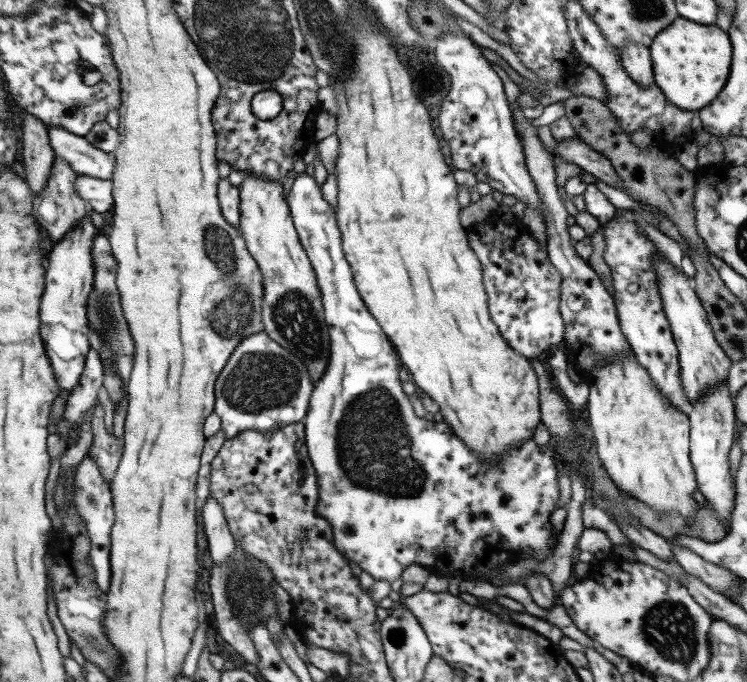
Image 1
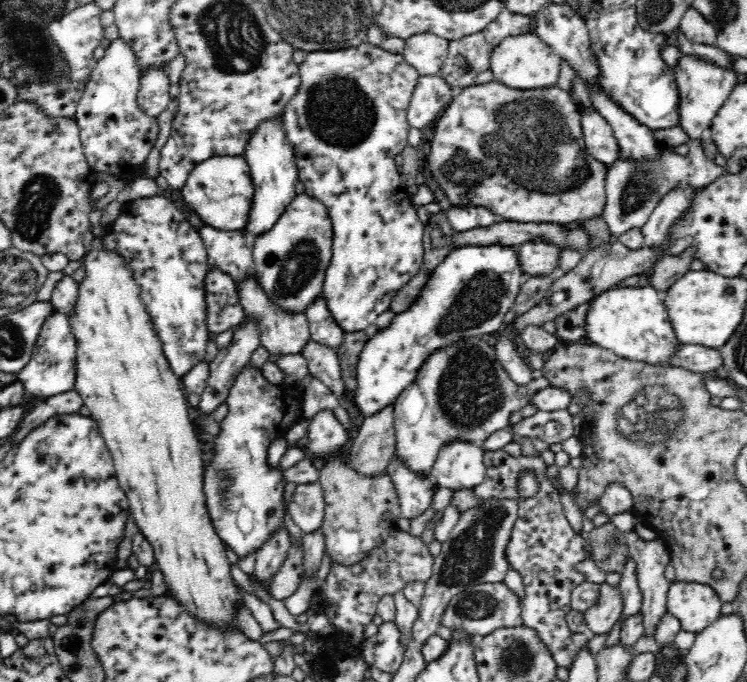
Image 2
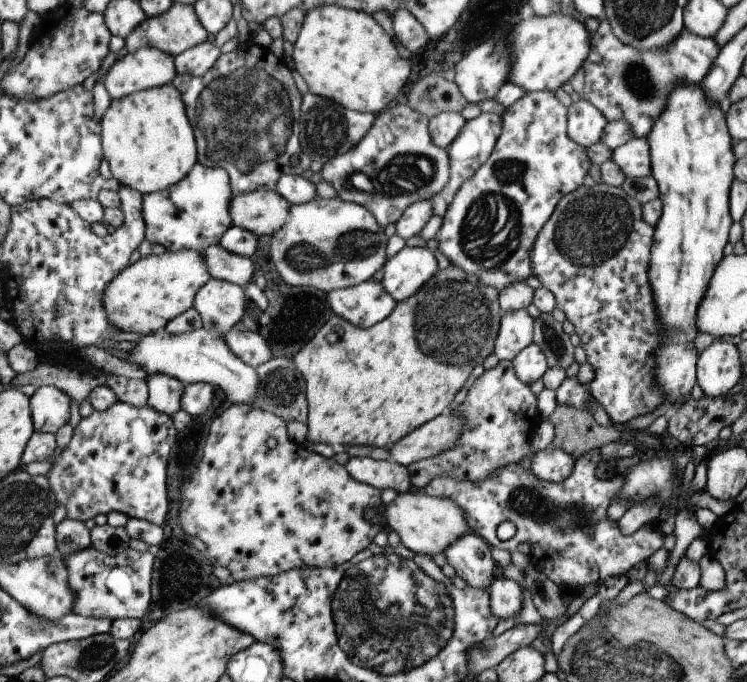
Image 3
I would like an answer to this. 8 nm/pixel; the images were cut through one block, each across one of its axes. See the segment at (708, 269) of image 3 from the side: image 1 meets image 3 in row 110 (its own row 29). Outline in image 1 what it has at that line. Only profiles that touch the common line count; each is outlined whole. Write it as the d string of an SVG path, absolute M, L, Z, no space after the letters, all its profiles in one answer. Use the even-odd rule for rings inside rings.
M677 17L653 38L648 50L654 84L680 109L698 111L707 106L727 82L731 46L728 35L717 25L701 25Z

